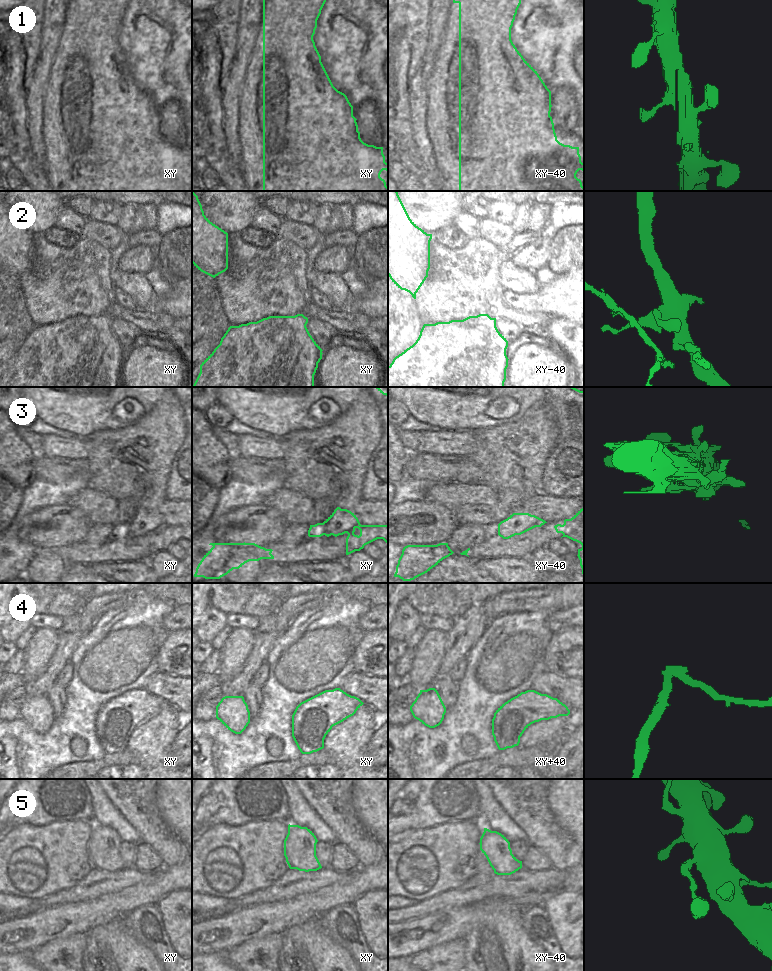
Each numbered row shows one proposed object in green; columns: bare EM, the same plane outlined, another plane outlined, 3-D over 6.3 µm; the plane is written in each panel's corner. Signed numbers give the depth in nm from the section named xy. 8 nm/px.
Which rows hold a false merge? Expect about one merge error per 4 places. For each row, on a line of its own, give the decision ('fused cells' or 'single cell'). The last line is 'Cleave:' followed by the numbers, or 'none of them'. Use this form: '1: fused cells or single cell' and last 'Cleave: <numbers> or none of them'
1: single cell
2: fused cells
3: single cell
4: fused cells
5: single cell
Cleave: 2, 4

